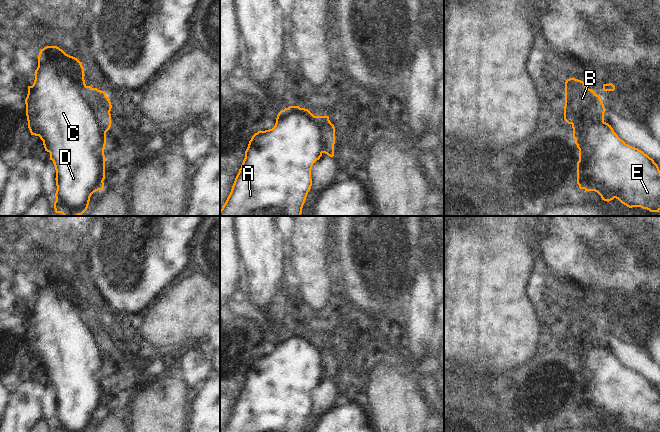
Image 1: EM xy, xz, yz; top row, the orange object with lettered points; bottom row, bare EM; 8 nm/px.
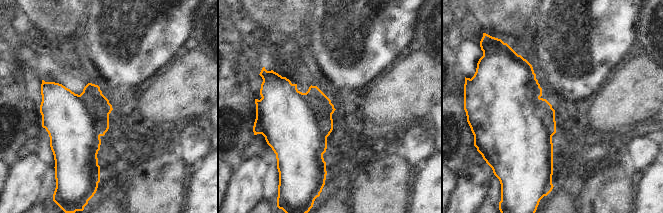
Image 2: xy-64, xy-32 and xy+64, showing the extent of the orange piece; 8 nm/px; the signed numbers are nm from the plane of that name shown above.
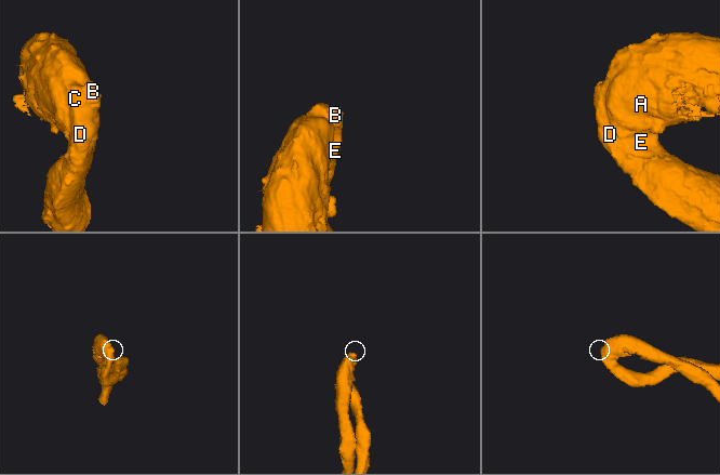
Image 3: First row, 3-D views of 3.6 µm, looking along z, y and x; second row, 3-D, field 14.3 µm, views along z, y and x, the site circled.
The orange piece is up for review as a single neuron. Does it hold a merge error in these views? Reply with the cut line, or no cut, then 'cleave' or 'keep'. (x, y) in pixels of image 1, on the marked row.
cut none; keep

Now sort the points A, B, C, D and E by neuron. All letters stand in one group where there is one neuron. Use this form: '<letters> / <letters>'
A B C D E

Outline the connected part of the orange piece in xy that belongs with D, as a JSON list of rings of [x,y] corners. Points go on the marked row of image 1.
[[[57,46],[40,50],[35,80],[25,99],[28,128],[39,136],[56,170],[56,213],[82,215],[91,195],[104,188],[106,132],[111,127],[111,102],[104,91],[87,86],[81,62]]]

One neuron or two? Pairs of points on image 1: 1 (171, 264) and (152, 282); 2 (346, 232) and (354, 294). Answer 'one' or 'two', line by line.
1: one
2: one

